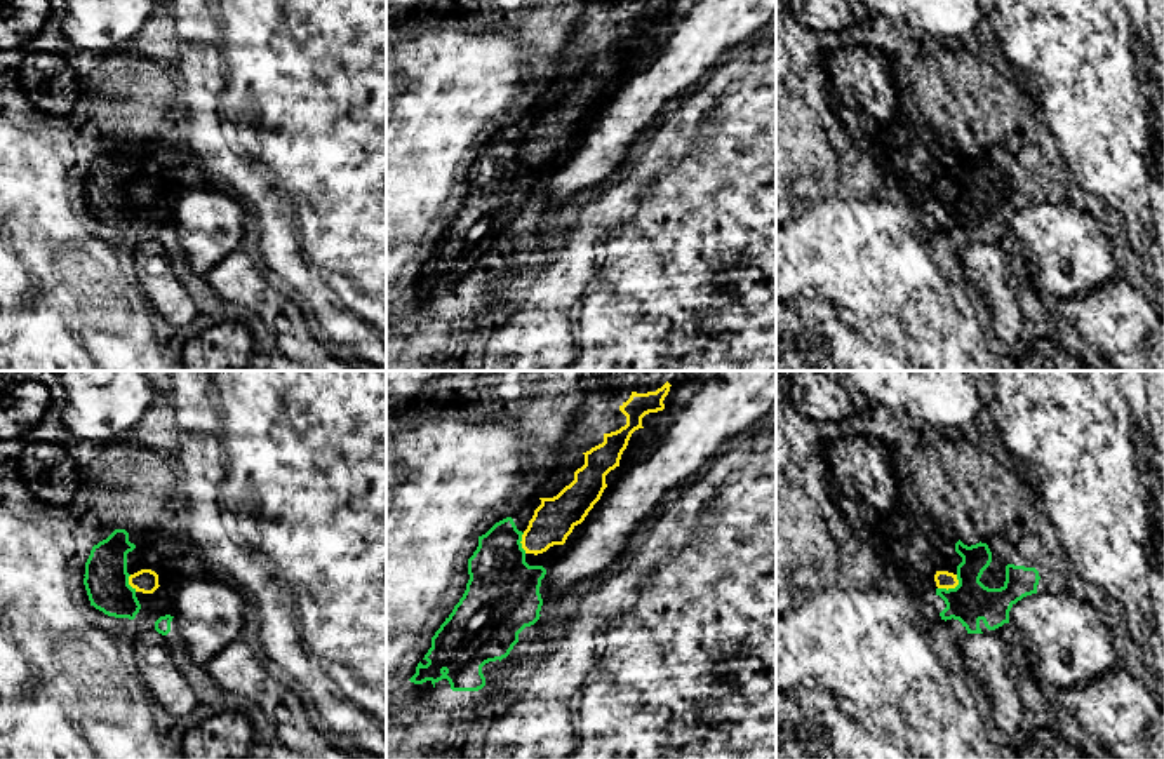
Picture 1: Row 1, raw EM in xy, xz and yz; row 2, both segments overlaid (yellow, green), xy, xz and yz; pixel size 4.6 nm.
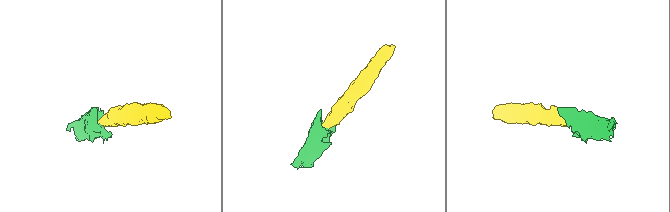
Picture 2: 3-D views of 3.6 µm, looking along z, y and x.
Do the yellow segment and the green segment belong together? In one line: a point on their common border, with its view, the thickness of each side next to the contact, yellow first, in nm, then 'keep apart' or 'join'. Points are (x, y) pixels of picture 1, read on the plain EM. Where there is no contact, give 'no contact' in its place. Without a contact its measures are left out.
meets yellow in yz at (952, 197); 80 nm thick on the yellow side, 190 nm on the other; join

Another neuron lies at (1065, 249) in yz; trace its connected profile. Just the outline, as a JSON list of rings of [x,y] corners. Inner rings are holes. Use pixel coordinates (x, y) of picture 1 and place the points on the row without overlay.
[[[1051,202],[1027,205],[1013,214],[1009,233],[1023,251],[1025,280],[1042,296],[1070,298],[1122,279],[1103,221],[1075,205]]]

